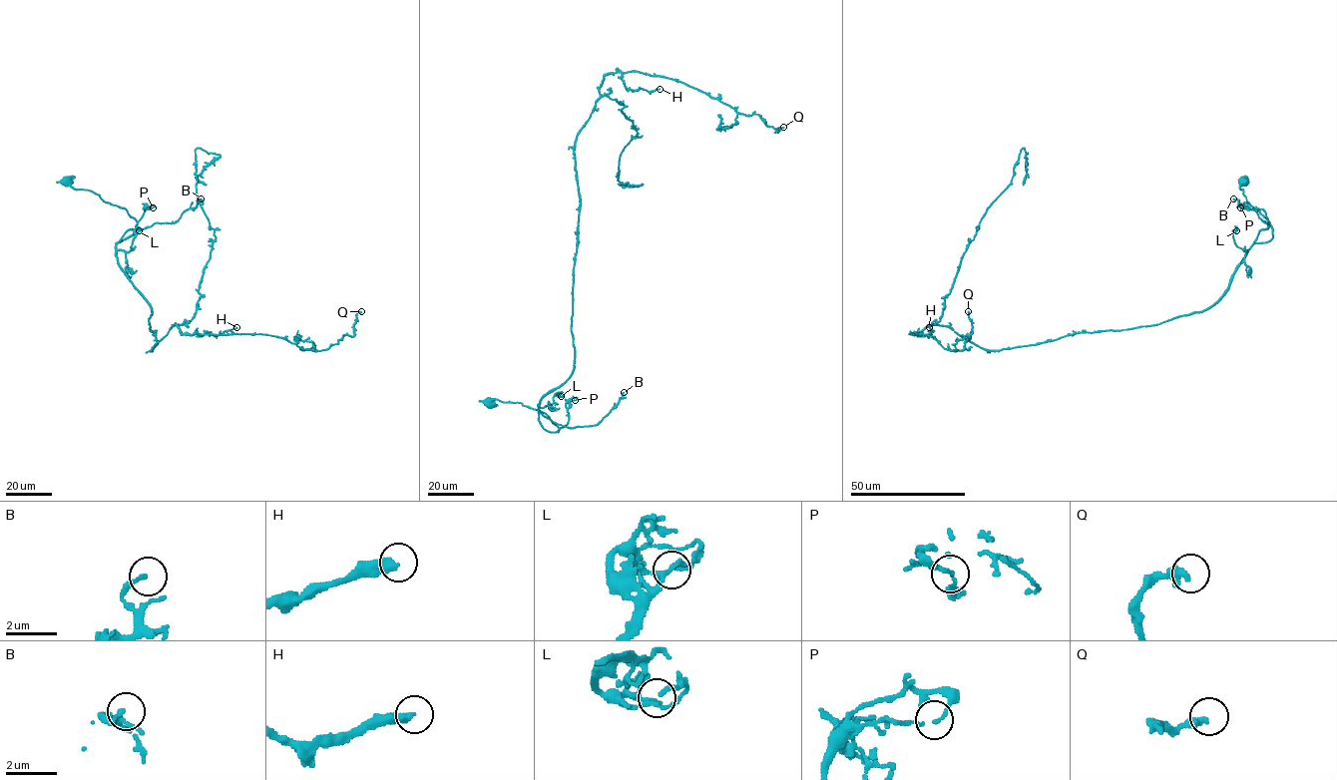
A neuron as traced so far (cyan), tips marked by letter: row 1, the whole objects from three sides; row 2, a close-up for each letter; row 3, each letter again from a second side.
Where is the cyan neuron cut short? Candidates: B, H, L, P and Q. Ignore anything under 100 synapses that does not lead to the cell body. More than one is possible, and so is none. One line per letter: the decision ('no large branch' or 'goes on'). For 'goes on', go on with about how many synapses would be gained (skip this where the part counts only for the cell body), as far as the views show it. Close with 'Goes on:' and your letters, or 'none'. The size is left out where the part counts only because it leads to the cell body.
B: no large branch
H: no large branch
L: no large branch
P: no large branch
Q: no large branch
Goes on: none

